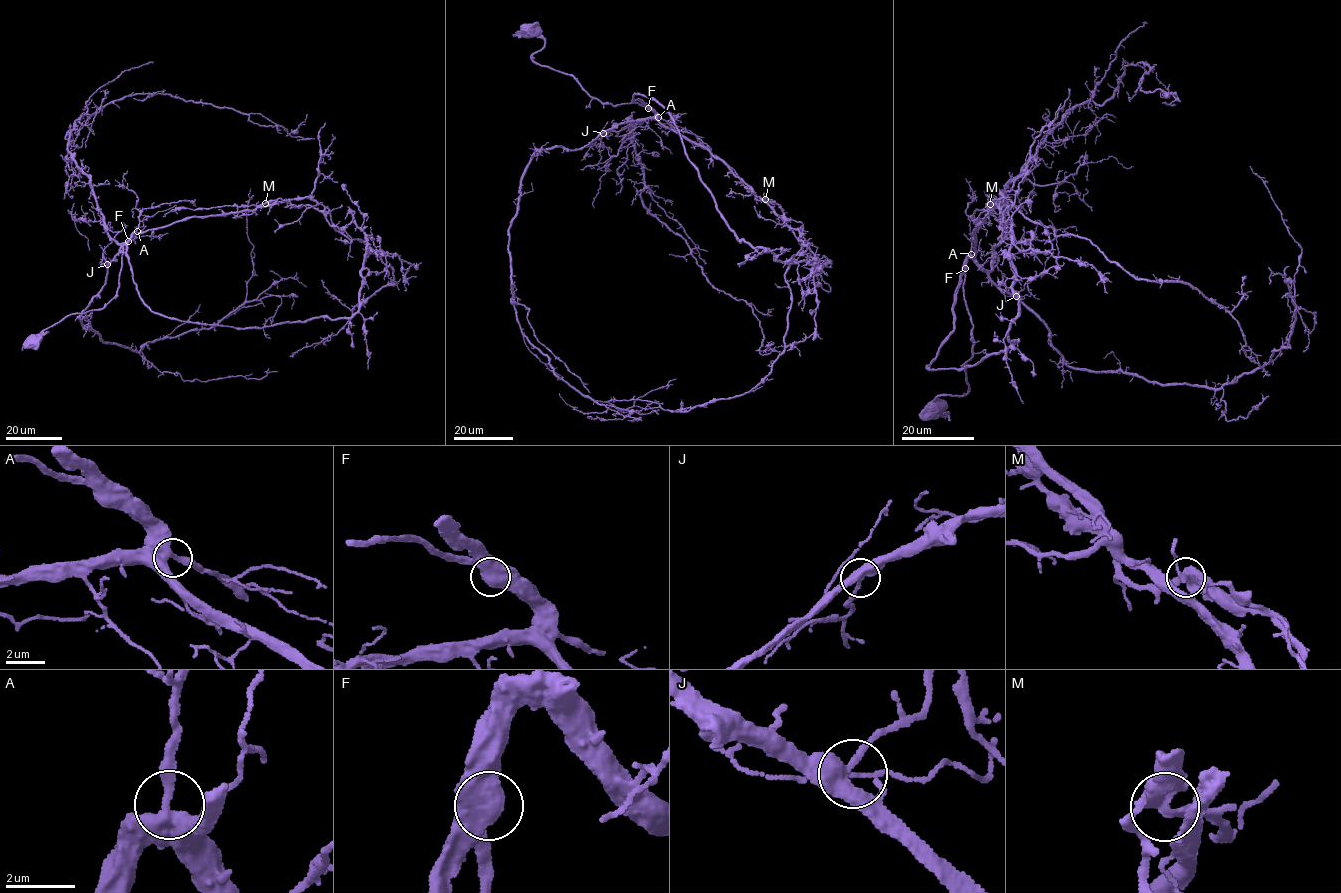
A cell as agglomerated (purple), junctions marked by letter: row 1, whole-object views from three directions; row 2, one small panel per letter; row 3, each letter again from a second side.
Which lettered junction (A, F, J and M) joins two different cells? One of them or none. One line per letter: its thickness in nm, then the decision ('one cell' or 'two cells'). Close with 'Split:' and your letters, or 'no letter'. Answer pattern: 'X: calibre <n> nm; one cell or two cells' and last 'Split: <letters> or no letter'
A: calibre 420 nm; one cell
F: calibre 700 nm; one cell
J: calibre 400 nm; one cell
M: calibre 480 nm; one cell
Split: no letter

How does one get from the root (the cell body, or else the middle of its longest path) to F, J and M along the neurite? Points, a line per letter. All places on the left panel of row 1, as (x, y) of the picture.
F: (31, 341), (48, 333), (41, 332), (71, 314), (105, 306), (119, 286), (122, 249), (128, 241)
J: (31, 341), (66, 317), (100, 309), (113, 297), (119, 286), (123, 244), (133, 233), (107, 264)
M: (31, 341), (113, 297), (123, 244), (133, 233), (265, 203)

